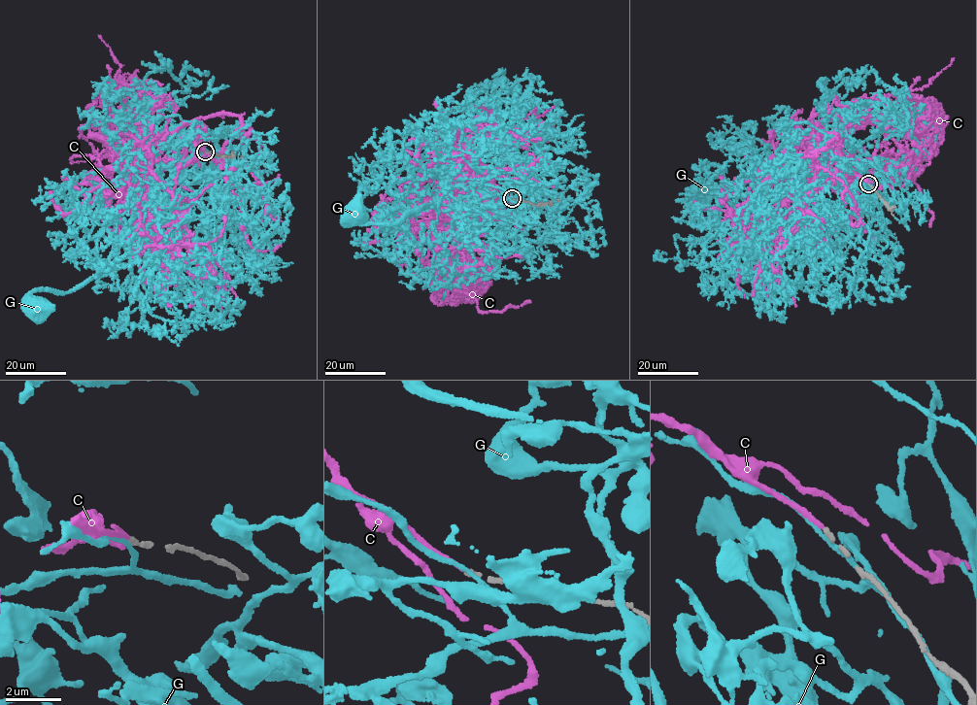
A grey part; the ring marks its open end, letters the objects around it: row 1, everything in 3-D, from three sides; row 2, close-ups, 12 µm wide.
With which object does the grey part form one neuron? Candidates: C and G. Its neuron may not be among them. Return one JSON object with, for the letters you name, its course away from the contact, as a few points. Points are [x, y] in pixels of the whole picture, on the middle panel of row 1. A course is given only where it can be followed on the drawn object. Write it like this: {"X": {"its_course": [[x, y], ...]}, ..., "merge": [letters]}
{"merge": ["C"]}

